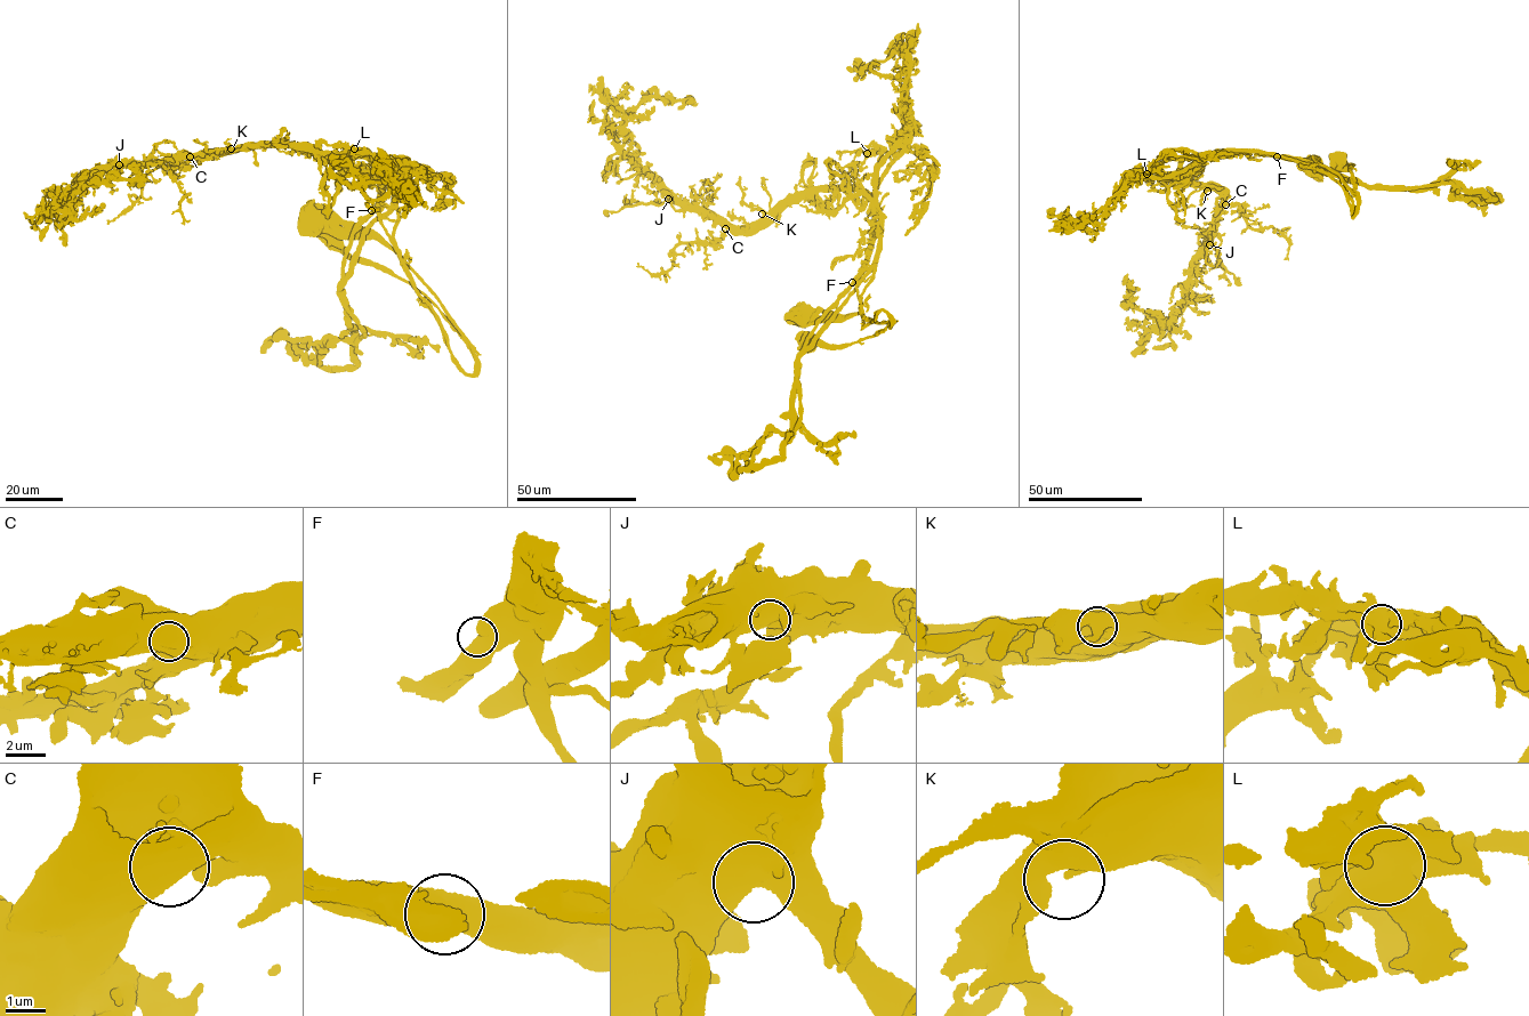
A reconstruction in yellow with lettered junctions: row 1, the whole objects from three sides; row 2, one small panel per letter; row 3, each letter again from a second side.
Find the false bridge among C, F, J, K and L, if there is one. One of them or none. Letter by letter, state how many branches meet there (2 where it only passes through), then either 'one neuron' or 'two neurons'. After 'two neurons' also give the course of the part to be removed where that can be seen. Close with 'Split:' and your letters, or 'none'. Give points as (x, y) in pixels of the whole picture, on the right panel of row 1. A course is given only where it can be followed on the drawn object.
C: 1 branches meet; one neuron
F: 1 branches meet; one neuron
J: 1 branches meet; one neuron
K: 1 branches meet; one neuron
L: 1 branches meet; two neurons; foreign part runs (1147, 174), (1175, 175), (1218, 152), (1263, 152), (1340, 178), (1353, 217), (1353, 166), (1341, 168), (1333, 155)
Split: L

